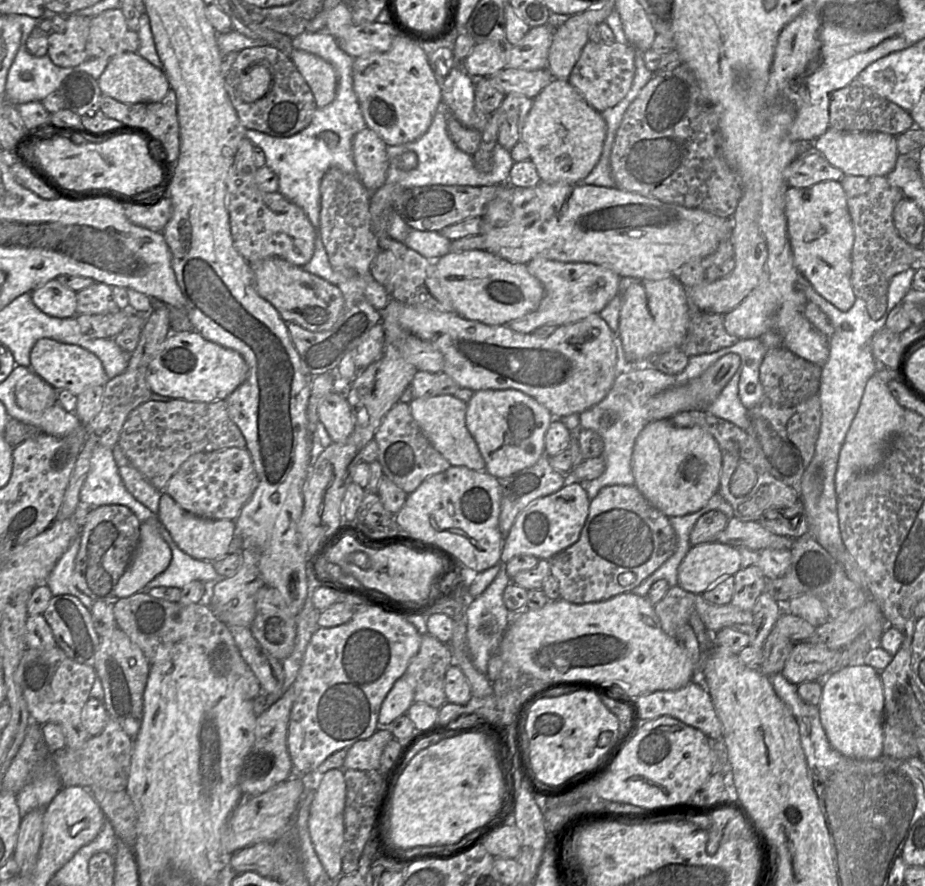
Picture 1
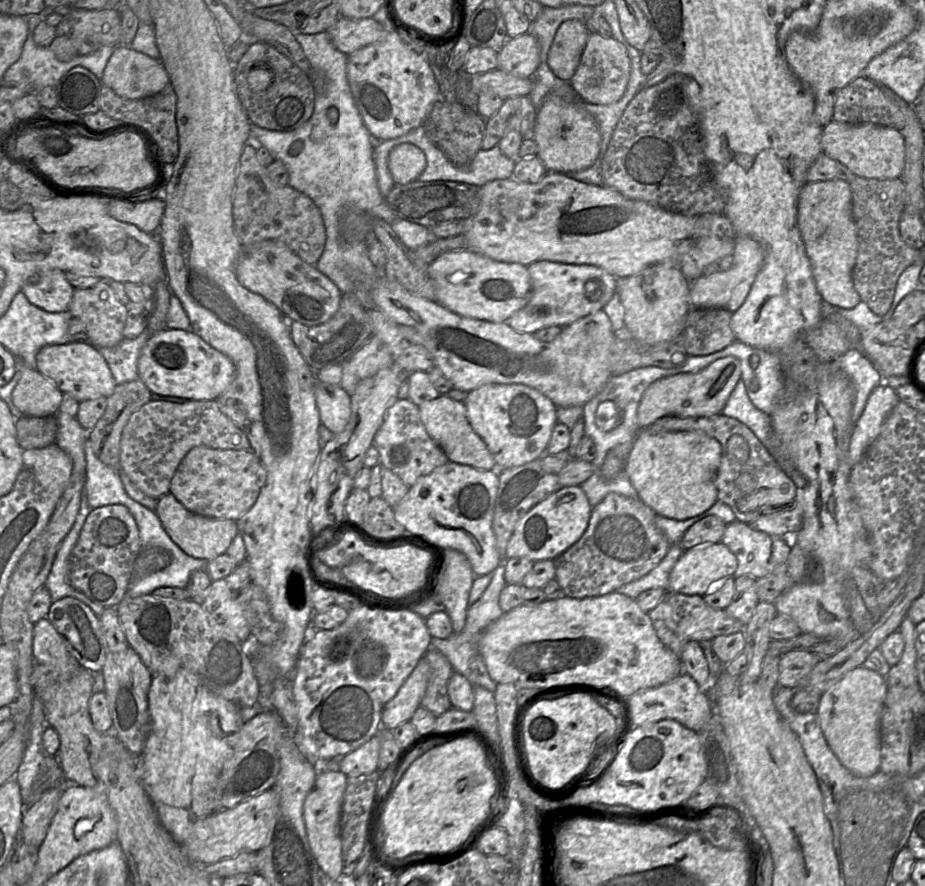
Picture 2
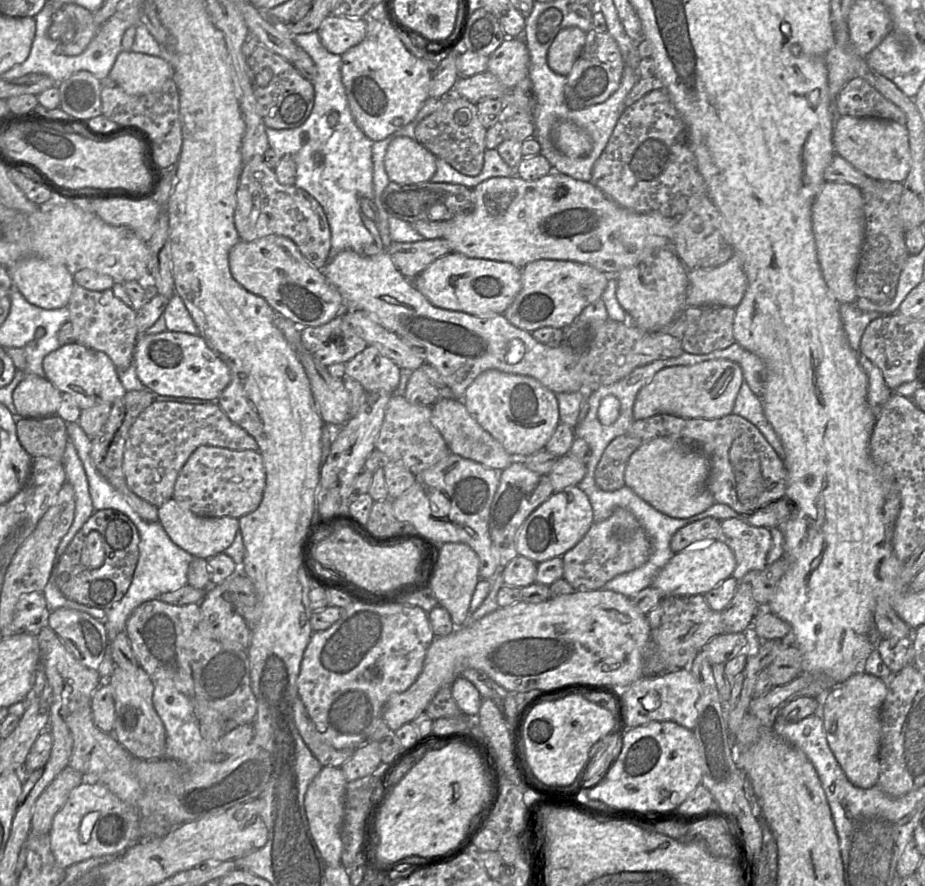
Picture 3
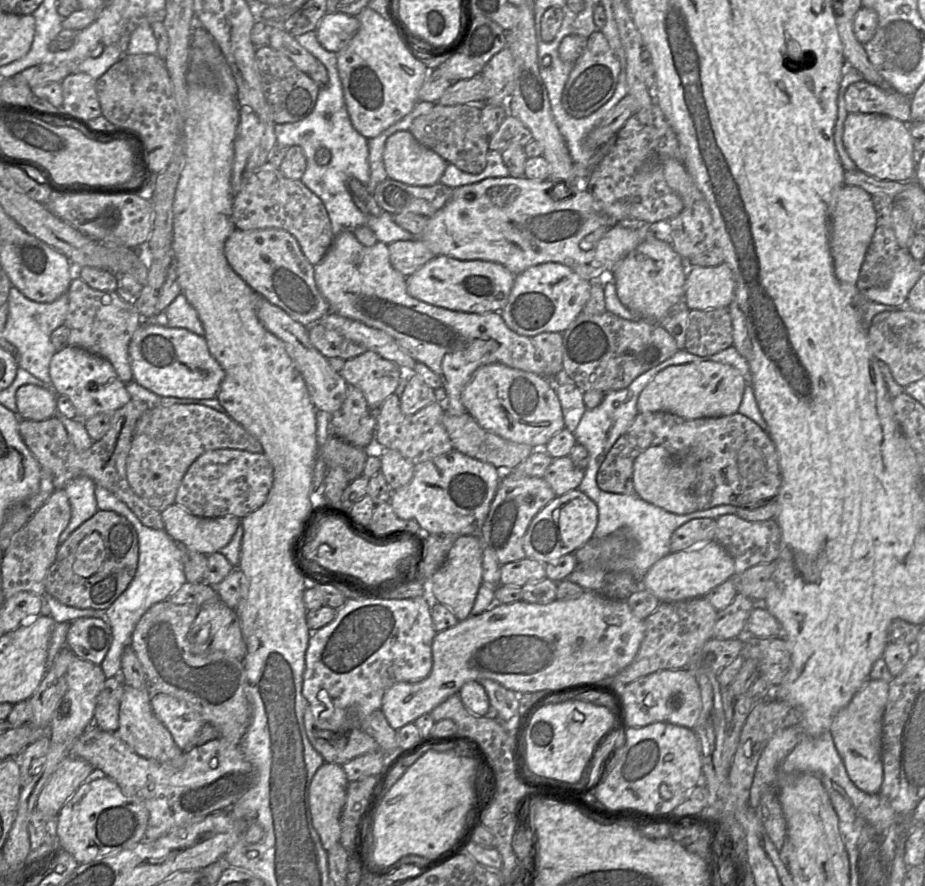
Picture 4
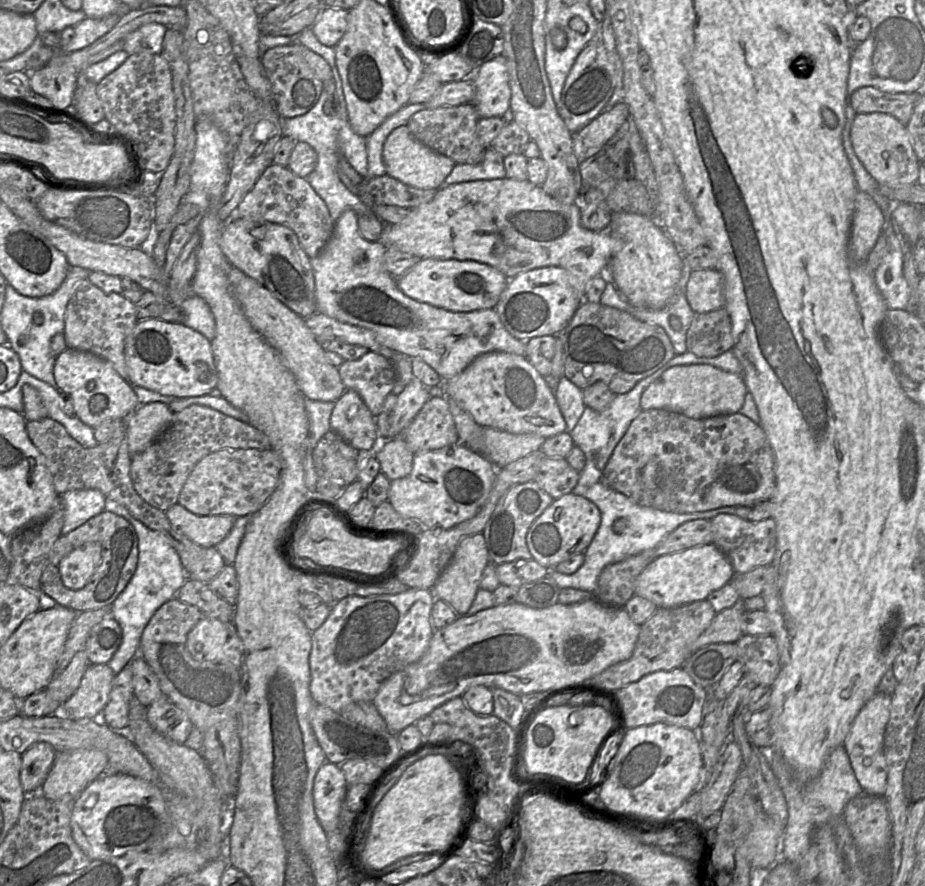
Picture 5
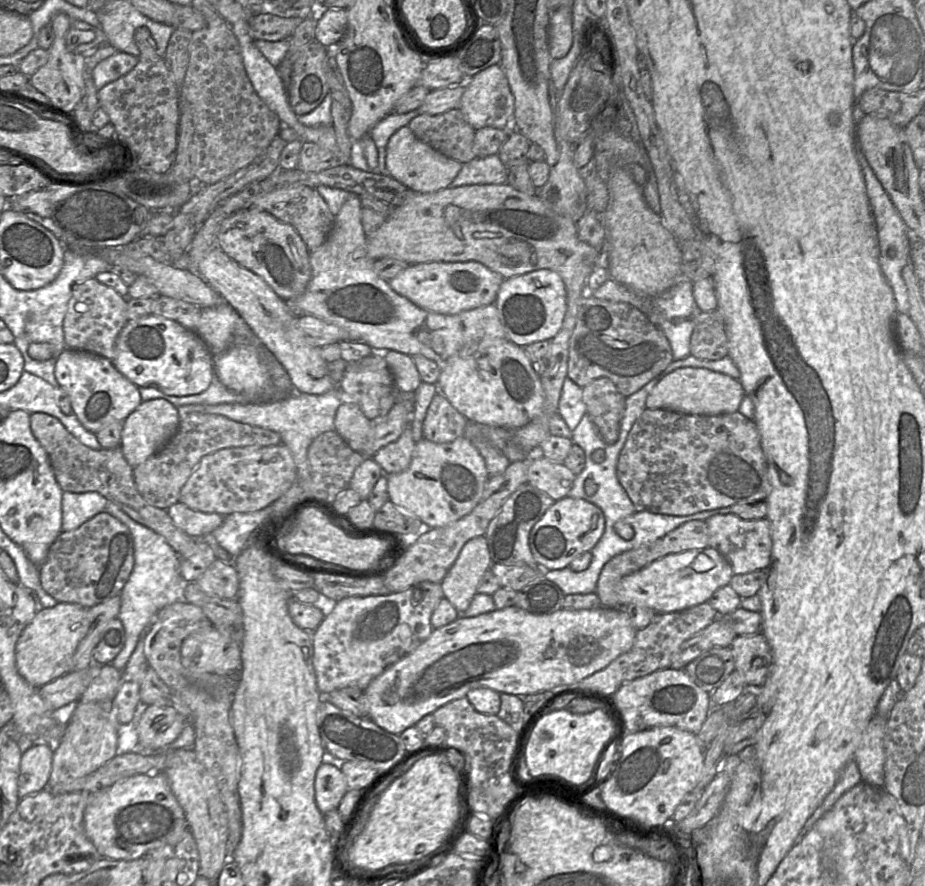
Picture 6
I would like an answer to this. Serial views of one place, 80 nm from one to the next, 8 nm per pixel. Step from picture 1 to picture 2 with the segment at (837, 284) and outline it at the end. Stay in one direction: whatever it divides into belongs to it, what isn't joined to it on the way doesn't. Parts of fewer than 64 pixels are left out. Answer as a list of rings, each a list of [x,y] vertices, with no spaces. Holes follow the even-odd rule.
[[[828,180],[805,184],[798,197],[797,225],[822,299],[844,309],[855,307],[861,301],[852,280],[858,253],[858,234],[852,215],[849,182]]]

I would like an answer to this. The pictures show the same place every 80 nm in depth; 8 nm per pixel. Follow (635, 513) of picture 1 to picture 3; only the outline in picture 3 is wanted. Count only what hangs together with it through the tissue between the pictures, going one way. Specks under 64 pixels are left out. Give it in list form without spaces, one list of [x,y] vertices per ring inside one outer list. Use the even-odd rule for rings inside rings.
[[[618,508],[607,519],[594,522],[584,537],[562,556],[562,578],[565,579],[576,591],[599,590],[614,577],[644,565],[650,555],[651,543],[639,521],[627,509]]]

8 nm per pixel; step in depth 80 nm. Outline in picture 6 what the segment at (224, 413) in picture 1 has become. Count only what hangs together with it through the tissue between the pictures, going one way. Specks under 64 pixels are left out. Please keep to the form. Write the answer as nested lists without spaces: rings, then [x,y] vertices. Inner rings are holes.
[[[191,413],[181,420],[169,442],[146,461],[133,468],[138,492],[153,506],[168,509],[179,502],[180,491],[200,460],[220,449],[233,447],[264,447],[282,443],[279,433],[233,421],[222,415]]]

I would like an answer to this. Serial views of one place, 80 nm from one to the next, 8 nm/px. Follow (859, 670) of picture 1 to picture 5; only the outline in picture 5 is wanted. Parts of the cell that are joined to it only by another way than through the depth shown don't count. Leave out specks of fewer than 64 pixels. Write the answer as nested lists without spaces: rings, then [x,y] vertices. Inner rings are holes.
[[[877,692],[860,710],[842,746],[848,754],[855,777],[864,793],[883,796],[886,788],[887,764],[883,751],[884,731],[890,716],[891,697]]]

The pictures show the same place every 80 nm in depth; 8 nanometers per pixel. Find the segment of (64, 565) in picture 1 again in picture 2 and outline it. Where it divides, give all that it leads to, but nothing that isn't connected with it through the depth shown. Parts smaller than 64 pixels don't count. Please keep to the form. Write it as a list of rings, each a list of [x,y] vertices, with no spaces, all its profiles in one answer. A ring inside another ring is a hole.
[[[83,488],[81,505],[80,505],[80,509],[77,514],[75,523],[58,549],[58,552],[57,552],[55,560],[53,562],[51,571],[49,573],[49,576],[46,580],[46,582],[45,582],[45,587],[48,589],[49,593],[50,593],[52,602],[59,600],[61,598],[64,598],[64,597],[73,597],[73,598],[83,602],[86,606],[88,606],[92,610],[92,612],[96,616],[99,617],[101,615],[104,607],[96,604],[95,602],[90,600],[86,595],[84,595],[82,592],[74,589],[69,582],[69,573],[68,573],[68,560],[69,560],[70,553],[72,552],[72,549],[75,546],[75,544],[79,538],[80,532],[81,532],[81,530],[84,526],[84,523],[87,519],[87,516],[89,515],[89,513],[91,512],[92,509],[93,508],[90,507],[90,505],[87,501],[87,498],[84,494],[84,488]]]

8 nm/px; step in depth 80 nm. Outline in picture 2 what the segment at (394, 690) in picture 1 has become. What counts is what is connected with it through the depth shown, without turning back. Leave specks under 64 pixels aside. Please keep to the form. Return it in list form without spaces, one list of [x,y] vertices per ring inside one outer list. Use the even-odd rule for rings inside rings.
[[[424,655],[405,680],[397,694],[386,703],[382,711],[382,728],[393,730],[410,721],[421,705],[429,679],[429,663]]]

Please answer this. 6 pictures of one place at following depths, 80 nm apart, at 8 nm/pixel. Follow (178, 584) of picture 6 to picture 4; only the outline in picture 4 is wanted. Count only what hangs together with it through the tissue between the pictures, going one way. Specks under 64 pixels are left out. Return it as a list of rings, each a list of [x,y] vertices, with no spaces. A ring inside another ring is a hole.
[[[96,486],[95,497],[98,510],[114,511],[133,524],[137,532],[139,548],[138,565],[133,580],[116,601],[106,609],[107,623],[112,631],[112,642],[100,666],[106,679],[109,679],[120,675],[122,655],[124,650],[131,646],[132,633],[143,614],[152,605],[168,600],[170,595],[186,582],[186,577],[182,552],[165,530],[152,529],[142,524],[122,500],[101,486]]]

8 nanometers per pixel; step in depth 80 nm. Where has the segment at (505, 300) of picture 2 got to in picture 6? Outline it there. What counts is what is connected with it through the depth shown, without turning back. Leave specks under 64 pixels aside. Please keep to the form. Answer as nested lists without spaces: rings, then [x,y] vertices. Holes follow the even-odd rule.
[[[476,261],[425,262],[408,265],[389,282],[390,287],[417,306],[438,314],[455,315],[495,303],[503,277]]]

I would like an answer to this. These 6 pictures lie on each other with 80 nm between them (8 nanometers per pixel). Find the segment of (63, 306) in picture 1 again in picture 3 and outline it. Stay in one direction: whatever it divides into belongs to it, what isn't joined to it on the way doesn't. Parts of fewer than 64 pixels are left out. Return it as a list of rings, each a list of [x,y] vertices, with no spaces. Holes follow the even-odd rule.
[[[39,257],[24,258],[10,268],[13,289],[18,290],[30,303],[46,310],[66,307],[70,300],[74,280],[71,271],[62,264],[52,264]]]

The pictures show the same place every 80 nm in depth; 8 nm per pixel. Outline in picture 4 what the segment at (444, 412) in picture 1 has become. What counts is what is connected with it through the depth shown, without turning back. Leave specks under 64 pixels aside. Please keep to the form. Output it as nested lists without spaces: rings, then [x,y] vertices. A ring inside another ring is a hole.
[[[445,412],[442,418],[442,423],[452,442],[453,449],[469,457],[489,463],[502,473],[514,469],[534,451],[532,446],[506,440],[485,430],[467,412],[459,416]]]

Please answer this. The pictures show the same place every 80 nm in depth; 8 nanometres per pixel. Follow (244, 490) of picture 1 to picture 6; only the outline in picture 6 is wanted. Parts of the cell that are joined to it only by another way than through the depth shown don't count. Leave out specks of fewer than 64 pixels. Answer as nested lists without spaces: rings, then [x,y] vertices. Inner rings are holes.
[[[280,443],[264,447],[233,447],[204,456],[182,487],[179,502],[204,513],[223,516],[261,510],[280,498],[297,481],[289,448]]]

